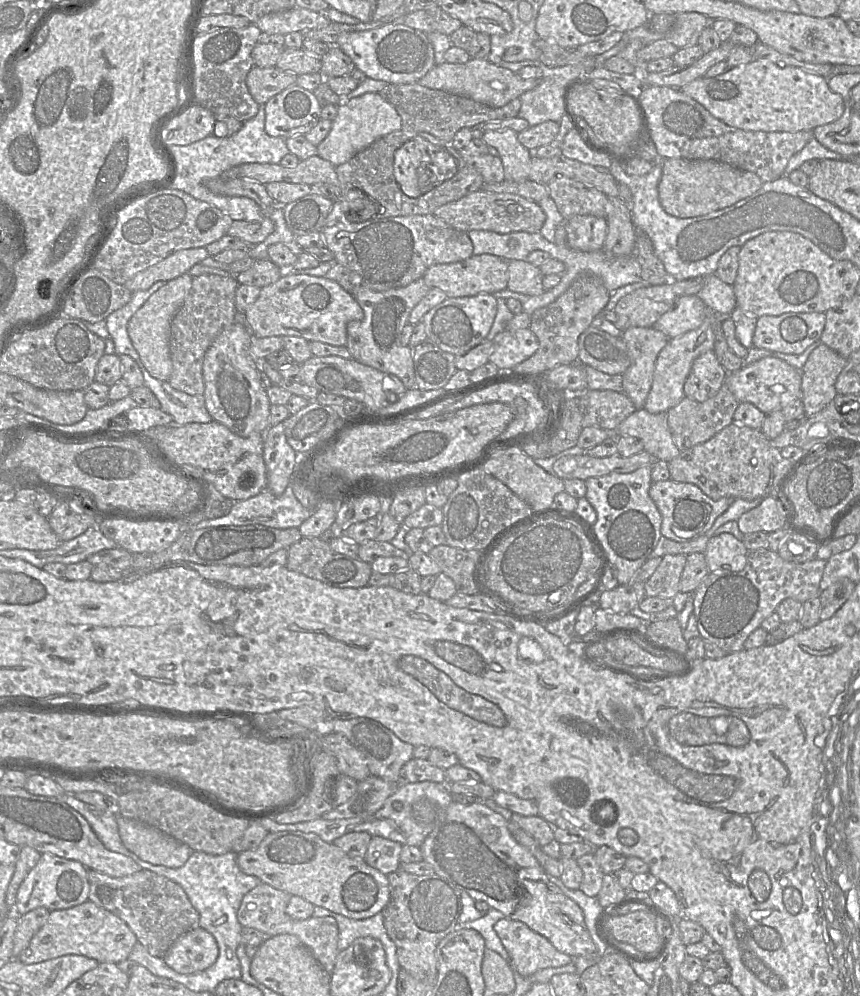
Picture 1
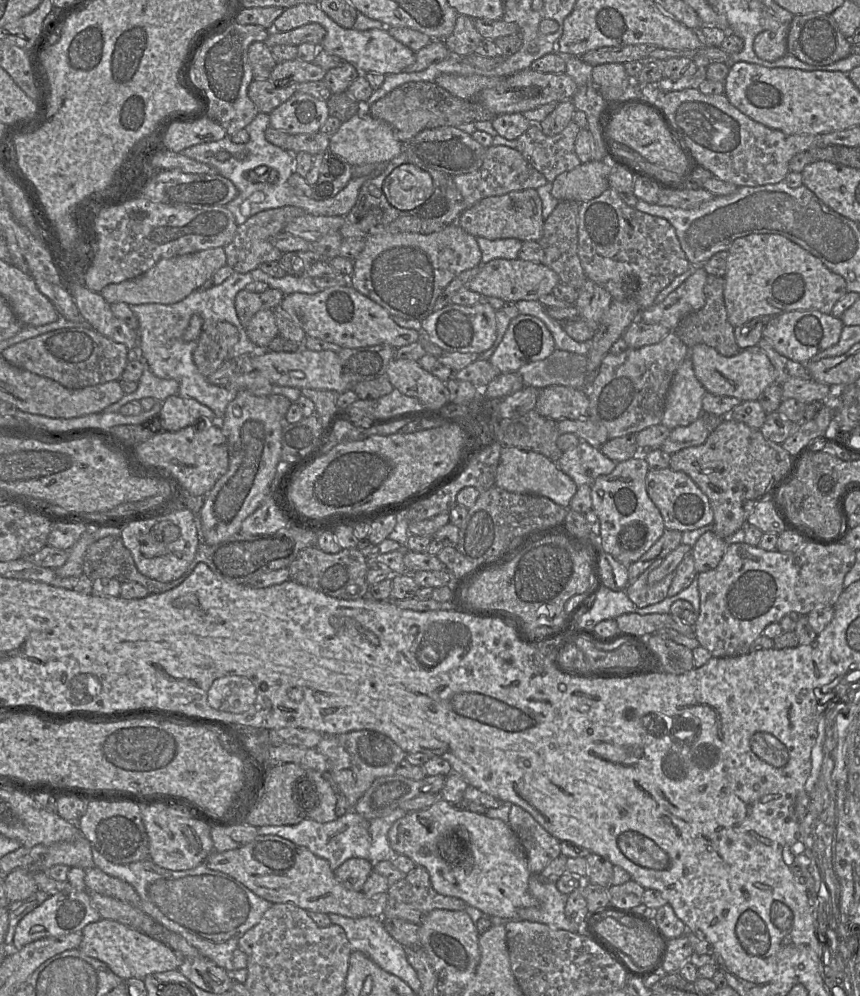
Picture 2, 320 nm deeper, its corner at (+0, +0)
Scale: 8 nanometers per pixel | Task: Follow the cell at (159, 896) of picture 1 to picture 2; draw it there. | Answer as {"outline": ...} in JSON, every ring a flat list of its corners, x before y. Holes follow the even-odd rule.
{"outline":[[95,866,85,869,84,882,89,891,94,891,129,903,136,908,141,908,141,899,132,885,106,874]]}

